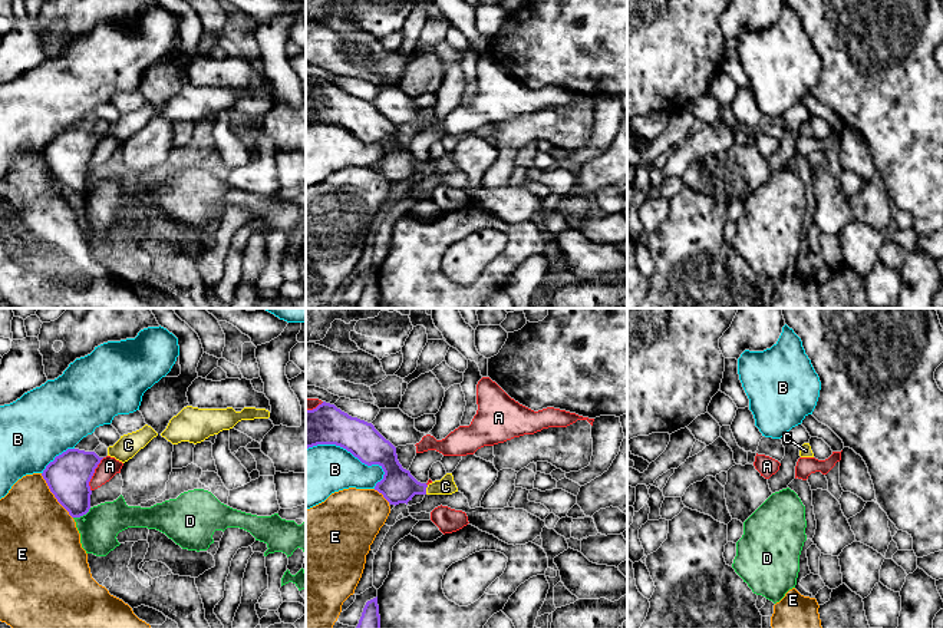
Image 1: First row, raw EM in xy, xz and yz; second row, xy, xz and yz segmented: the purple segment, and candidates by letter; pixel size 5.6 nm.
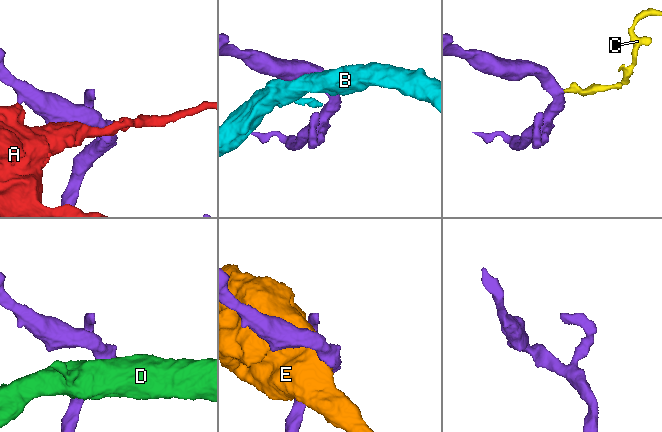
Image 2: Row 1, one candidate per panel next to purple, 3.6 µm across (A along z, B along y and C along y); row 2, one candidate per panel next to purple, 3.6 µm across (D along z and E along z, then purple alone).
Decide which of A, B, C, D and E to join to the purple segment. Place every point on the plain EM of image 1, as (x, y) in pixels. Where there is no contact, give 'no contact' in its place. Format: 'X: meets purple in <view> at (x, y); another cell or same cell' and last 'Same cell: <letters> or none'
A: meets purple in xy at (92, 154); another cell
B: meets purple in xz at (349, 129); another cell
C: meets purple in xz at (425, 168); same cell
D: meets purple in xy at (82, 194); another cell
E: meets purple in xy at (55, 175); another cell
Same cell: C

